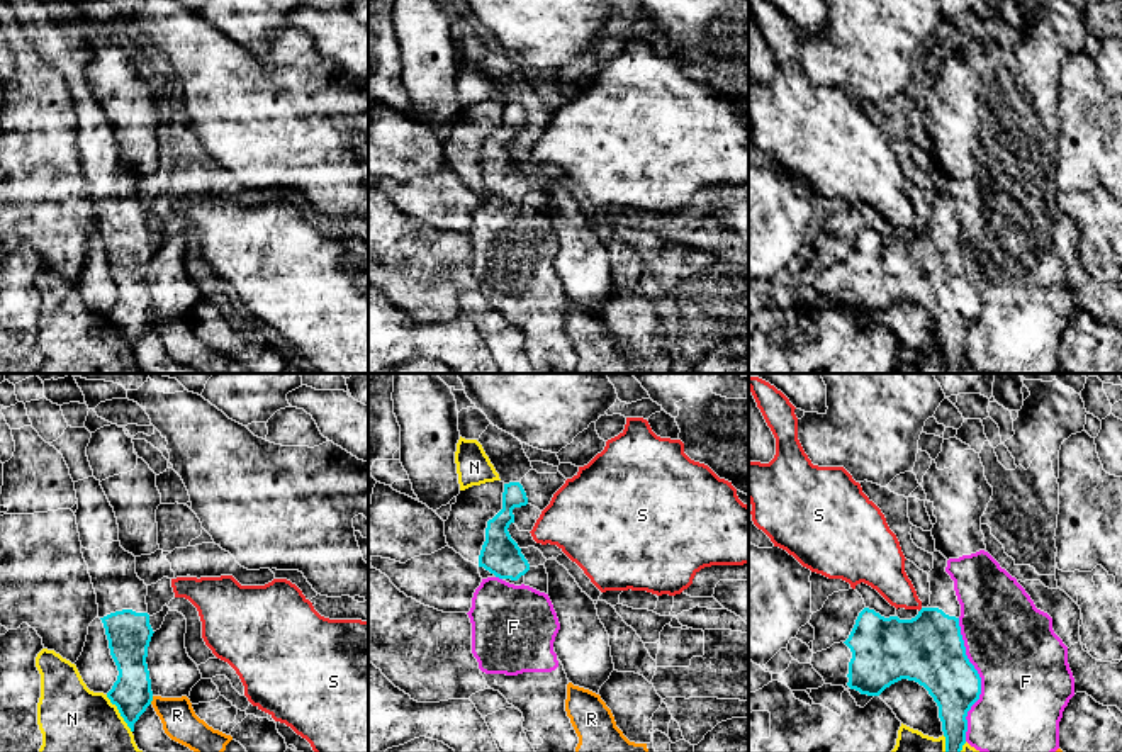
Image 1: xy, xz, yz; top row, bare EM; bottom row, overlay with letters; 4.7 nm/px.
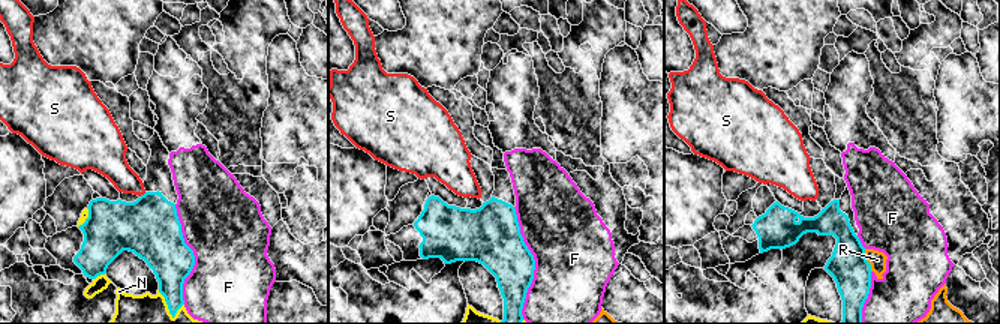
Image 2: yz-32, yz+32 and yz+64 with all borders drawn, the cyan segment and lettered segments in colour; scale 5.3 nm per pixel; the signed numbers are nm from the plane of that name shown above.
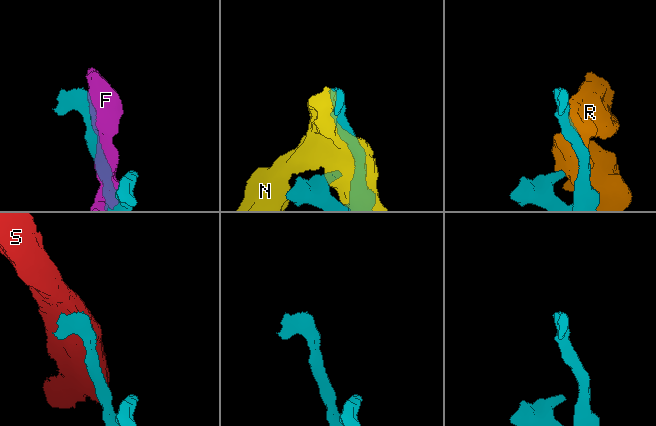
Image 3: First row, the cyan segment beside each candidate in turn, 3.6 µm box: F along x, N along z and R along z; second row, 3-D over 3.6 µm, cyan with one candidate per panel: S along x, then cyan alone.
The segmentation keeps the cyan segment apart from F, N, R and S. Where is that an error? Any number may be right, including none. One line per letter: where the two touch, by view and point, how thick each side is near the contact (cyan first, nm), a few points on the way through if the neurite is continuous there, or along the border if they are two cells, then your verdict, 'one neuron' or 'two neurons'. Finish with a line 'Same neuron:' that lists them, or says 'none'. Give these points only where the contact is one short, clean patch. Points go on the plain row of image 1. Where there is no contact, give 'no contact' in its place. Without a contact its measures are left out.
F: meets cyan in yz at (980, 299); 300 nm thick on the cyan side, 440 nm on the other; two neurons
N: meets cyan in xy at (119, 331); 190 nm thick on the cyan side, 440 nm on the other; two neurons
R: meets cyan in xy at (151, 319); 190 nm thick on the cyan side, 170 nm on the other; two neurons
S: meets cyan in yz at (920, 230); 340 nm thick on the cyan side, 190 nm on the other; border along yz (922, 228), (919, 231); two neurons
Same neuron: none

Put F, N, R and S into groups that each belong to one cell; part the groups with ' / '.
F / N / R / S

